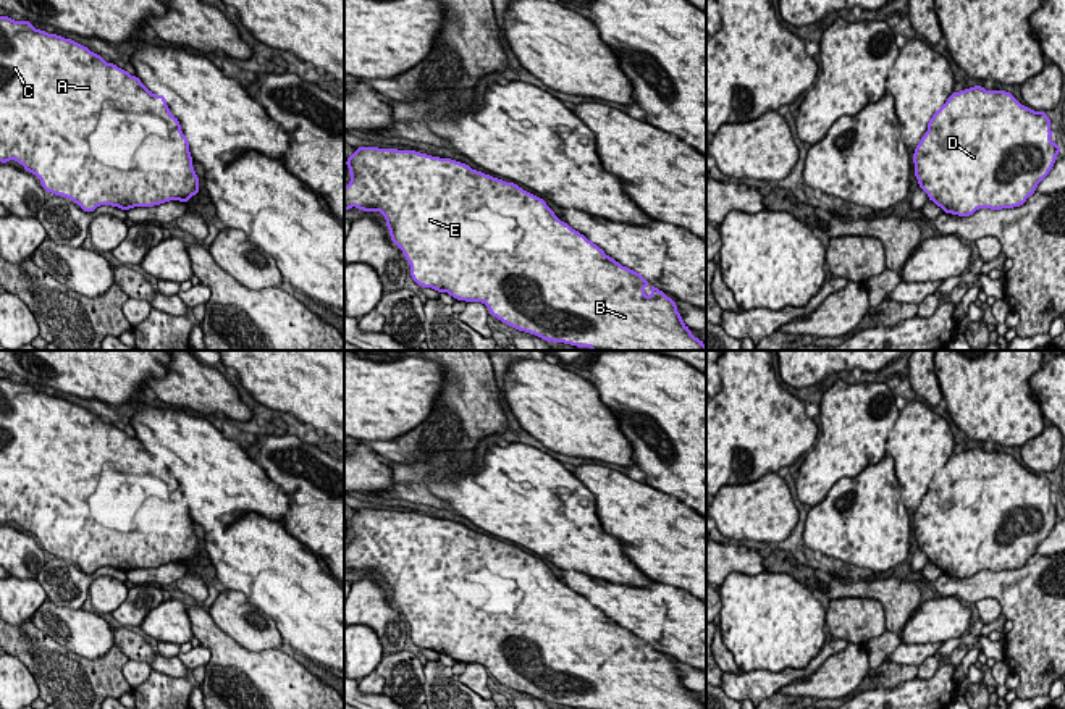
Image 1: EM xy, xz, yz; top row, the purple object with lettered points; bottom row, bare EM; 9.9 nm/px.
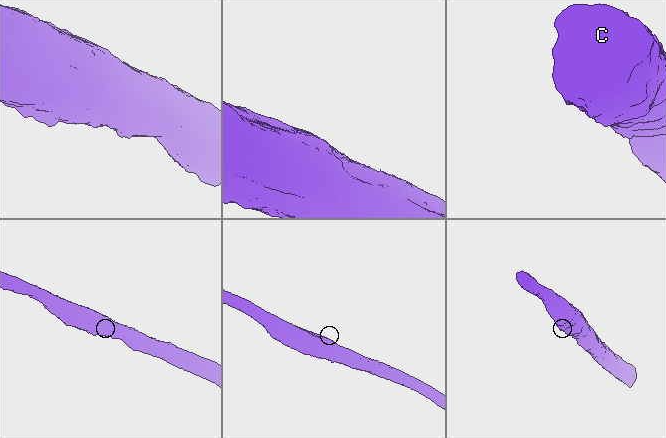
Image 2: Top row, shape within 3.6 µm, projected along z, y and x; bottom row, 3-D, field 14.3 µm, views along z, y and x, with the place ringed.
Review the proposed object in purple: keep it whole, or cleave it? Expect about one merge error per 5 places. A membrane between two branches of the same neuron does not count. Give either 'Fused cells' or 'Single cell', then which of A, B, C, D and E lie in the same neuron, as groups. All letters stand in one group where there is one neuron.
Single cell. Groups: A B C D E

